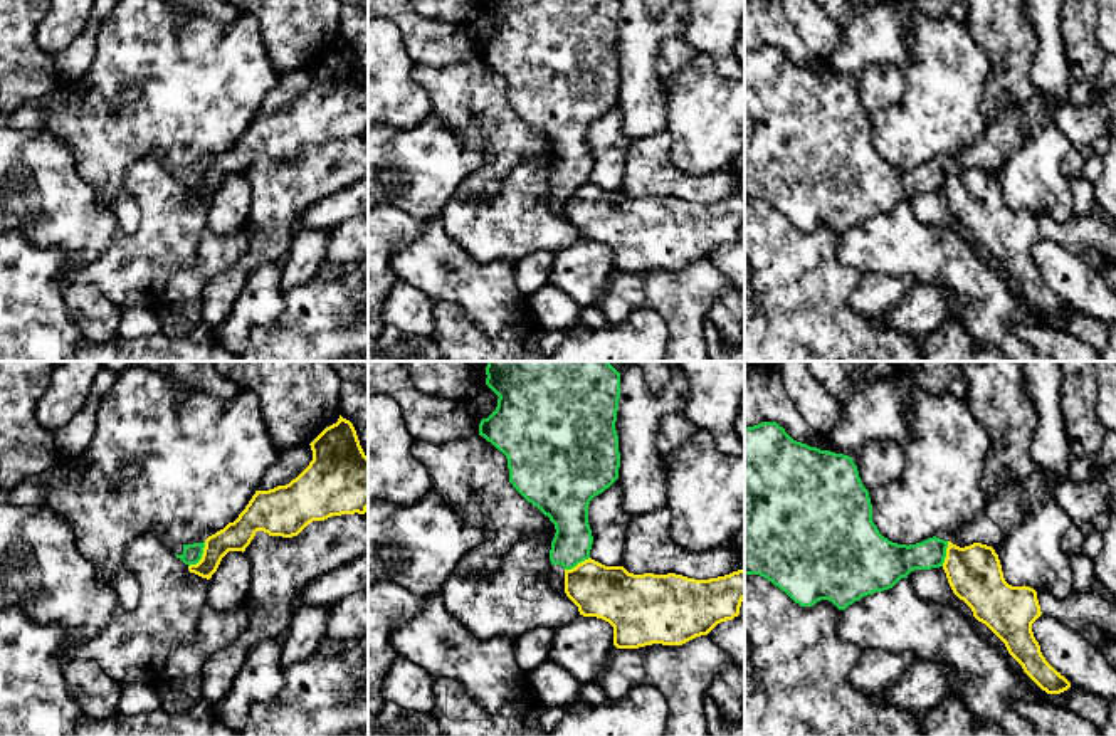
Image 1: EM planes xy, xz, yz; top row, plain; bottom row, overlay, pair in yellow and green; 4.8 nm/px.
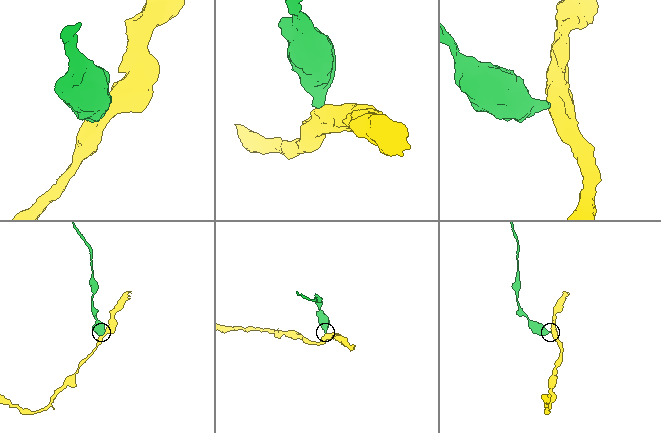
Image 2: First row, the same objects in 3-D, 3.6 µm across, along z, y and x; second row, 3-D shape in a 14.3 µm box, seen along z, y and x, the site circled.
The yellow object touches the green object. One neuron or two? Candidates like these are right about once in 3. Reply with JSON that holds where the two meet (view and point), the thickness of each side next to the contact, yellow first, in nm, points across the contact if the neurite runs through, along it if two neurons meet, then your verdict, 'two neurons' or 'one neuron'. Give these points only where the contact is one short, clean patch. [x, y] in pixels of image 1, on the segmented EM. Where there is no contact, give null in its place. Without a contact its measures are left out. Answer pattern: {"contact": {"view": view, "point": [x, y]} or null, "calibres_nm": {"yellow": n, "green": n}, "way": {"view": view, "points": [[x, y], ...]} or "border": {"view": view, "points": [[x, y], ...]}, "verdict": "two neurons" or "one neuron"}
{"contact": {"view": "xy", "point": [202, 557]}, "calibres_nm": {"yellow": 140, "green": 100}, "border": {"view": "xy", "points": [[205, 541], [202, 557], [189, 567]]}, "verdict": "two neurons"}

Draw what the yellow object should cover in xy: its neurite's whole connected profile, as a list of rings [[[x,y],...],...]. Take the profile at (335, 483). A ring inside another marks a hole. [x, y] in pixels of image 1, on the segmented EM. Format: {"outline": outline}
{"outline": [[[340,415],[311,444],[313,460],[289,484],[269,491],[255,491],[234,523],[205,539],[202,560],[188,571],[210,580],[229,551],[245,551],[257,531],[269,536],[297,536],[309,523],[341,514],[365,514],[368,509],[368,457],[365,455],[353,423]]]}

